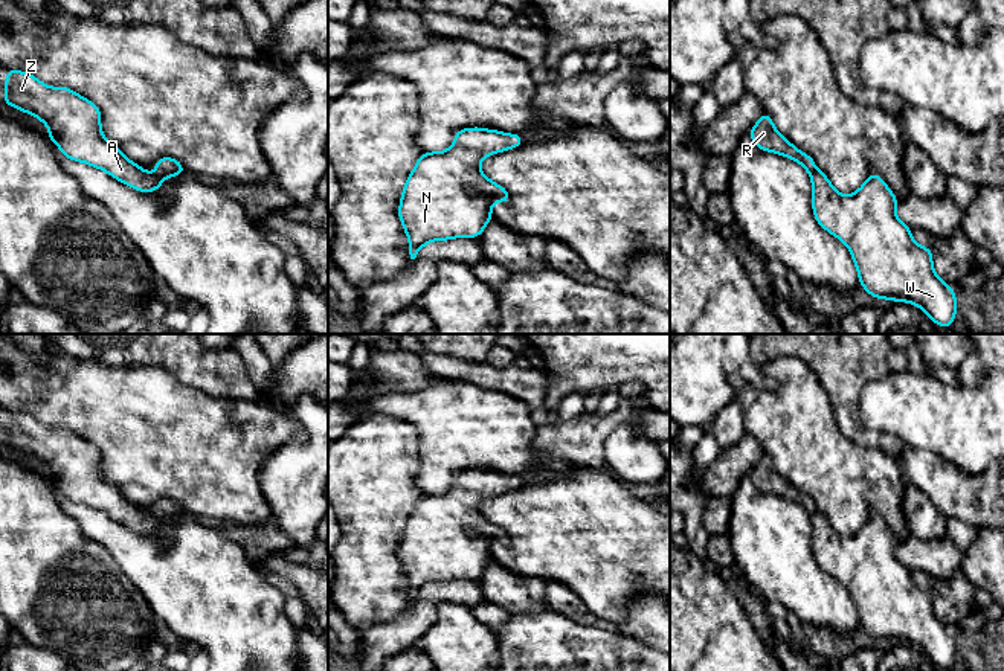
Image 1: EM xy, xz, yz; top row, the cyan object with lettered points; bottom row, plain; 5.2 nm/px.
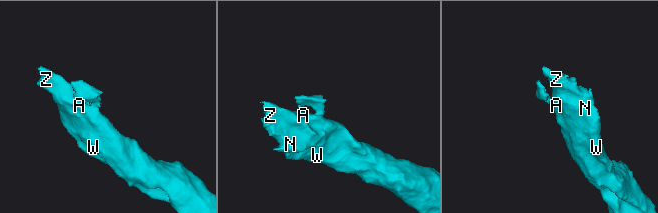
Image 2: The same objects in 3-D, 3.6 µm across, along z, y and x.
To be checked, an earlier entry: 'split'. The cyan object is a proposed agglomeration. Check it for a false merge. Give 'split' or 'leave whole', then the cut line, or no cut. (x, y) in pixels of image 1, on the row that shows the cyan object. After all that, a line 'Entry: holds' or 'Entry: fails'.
split | xy (157, 173), (174, 174)
Entry: holds

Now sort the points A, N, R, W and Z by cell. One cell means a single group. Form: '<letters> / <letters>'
A N W Z / R

